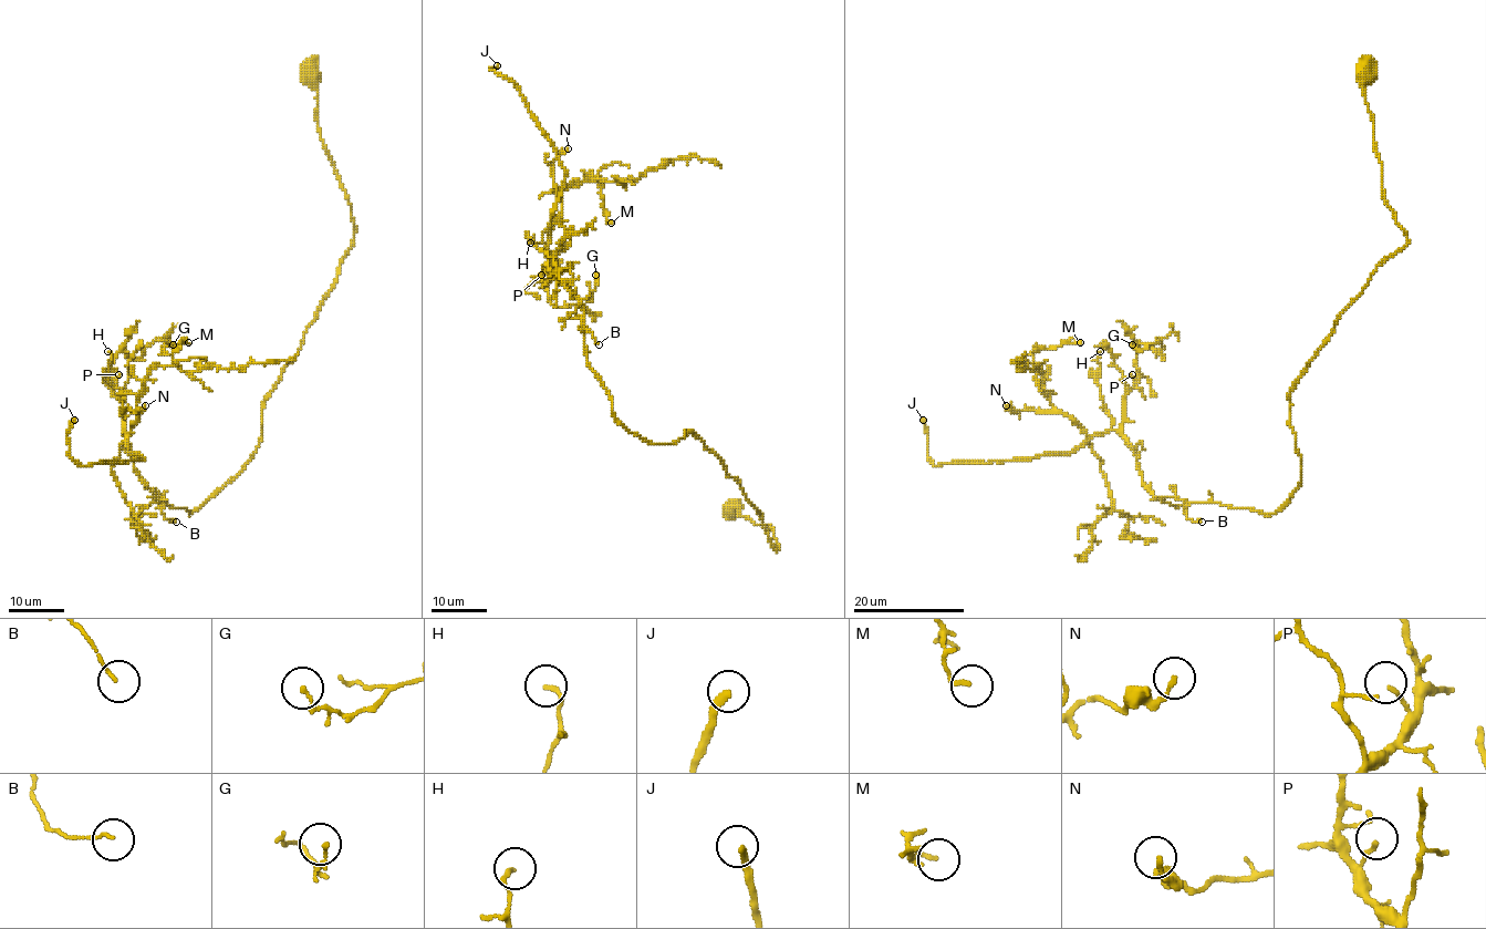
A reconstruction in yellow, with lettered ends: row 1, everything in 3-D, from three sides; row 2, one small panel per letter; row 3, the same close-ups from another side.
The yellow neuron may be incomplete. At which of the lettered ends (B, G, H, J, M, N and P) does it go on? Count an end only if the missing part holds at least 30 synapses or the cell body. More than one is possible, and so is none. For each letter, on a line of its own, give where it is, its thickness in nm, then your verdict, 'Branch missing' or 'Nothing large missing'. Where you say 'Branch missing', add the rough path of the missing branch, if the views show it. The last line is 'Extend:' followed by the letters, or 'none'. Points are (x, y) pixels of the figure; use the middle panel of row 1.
B: Place: (599, 344). Thickness 90 nm. Nothing large missing
G: Place: (595, 275). Thickness 160 nm. Nothing large missing
H: Place: (530, 243). Thickness 170 nm. Nothing large missing
J: Place: (497, 65). Thickness 240 nm. Branch missing
M: Place: (611, 223). Thickness 150 nm. Nothing large missing
N: Place: (568, 148). Thickness 150 nm. Nothing large missing
P: Place: (541, 275). Thickness 130 nm. Nothing large missing
Extend: J

